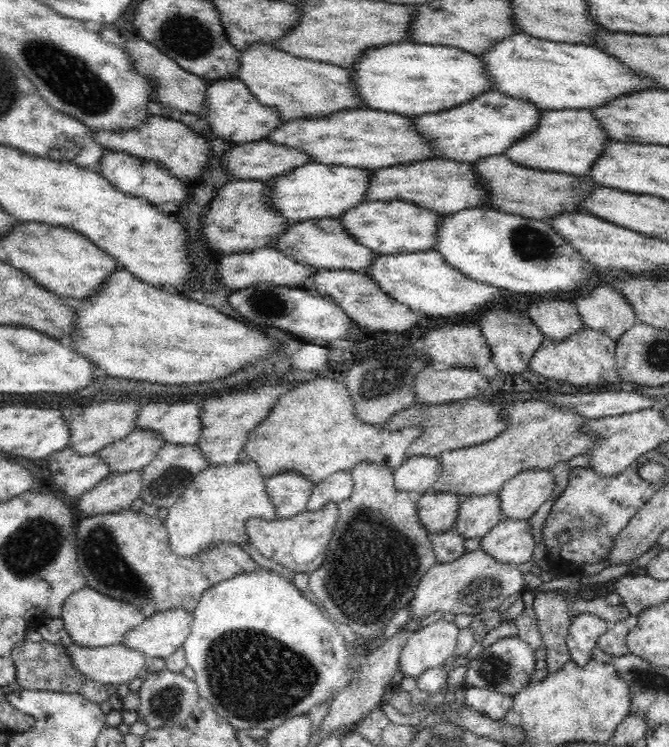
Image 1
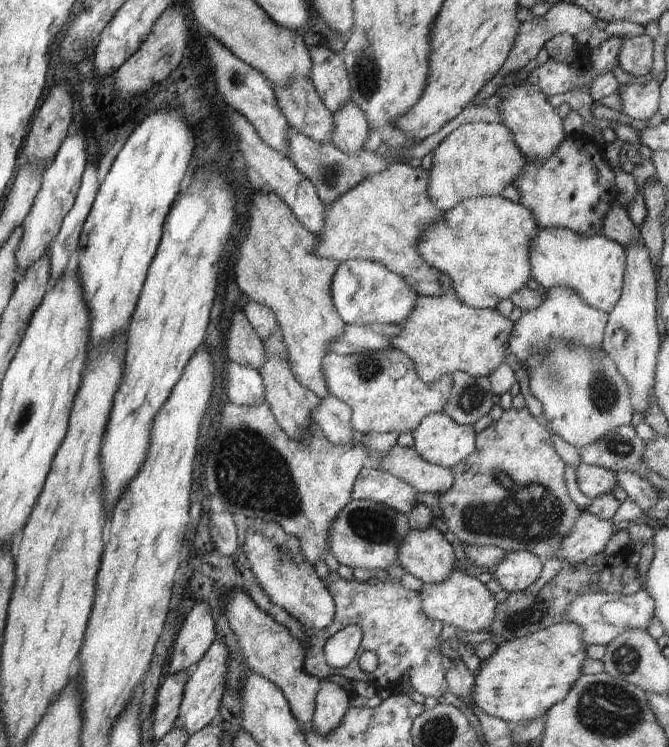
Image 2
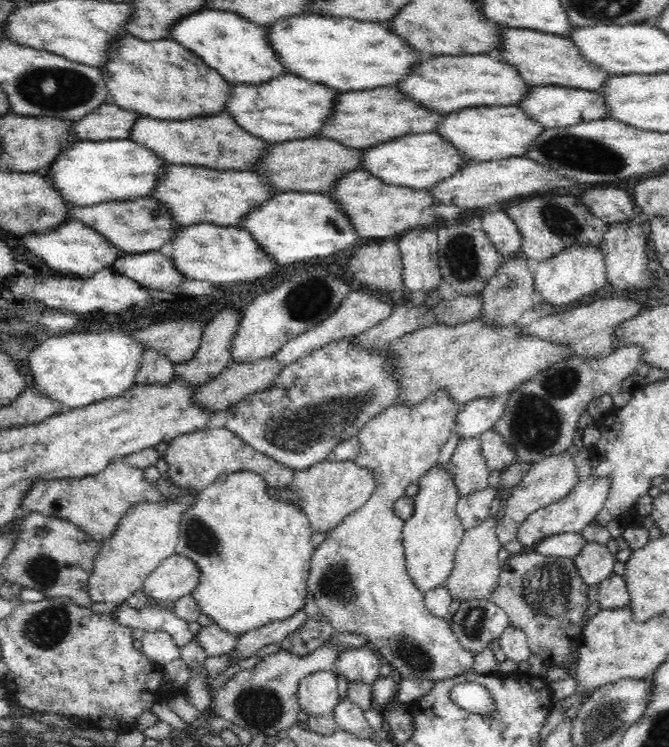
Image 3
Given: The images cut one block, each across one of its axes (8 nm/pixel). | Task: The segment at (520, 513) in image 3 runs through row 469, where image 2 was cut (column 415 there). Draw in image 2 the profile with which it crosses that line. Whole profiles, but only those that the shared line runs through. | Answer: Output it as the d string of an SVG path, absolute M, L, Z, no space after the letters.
M436 528L410 530L398 554L398 564L423 584L445 582L456 569L453 546Z

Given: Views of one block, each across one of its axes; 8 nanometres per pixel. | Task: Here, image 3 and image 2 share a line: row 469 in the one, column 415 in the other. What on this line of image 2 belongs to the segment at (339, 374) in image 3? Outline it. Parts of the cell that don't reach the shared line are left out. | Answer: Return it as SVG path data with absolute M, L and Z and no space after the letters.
M350 260L339 265L331 283L335 310L346 325L400 325L414 311L420 294L401 275L386 269L380 262Z

